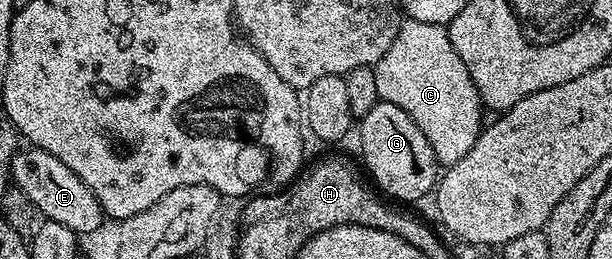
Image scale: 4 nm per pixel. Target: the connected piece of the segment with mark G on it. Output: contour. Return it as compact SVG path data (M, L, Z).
M381 100L370 112L365 112L358 123L357 134L358 130L359 146L363 149L362 165L370 181L388 199L400 198L403 202L415 202L427 193L428 197L436 189L437 179L441 174L440 164L429 140L425 140L425 132L421 132L417 124L413 124L409 112L397 108L397 104Z

